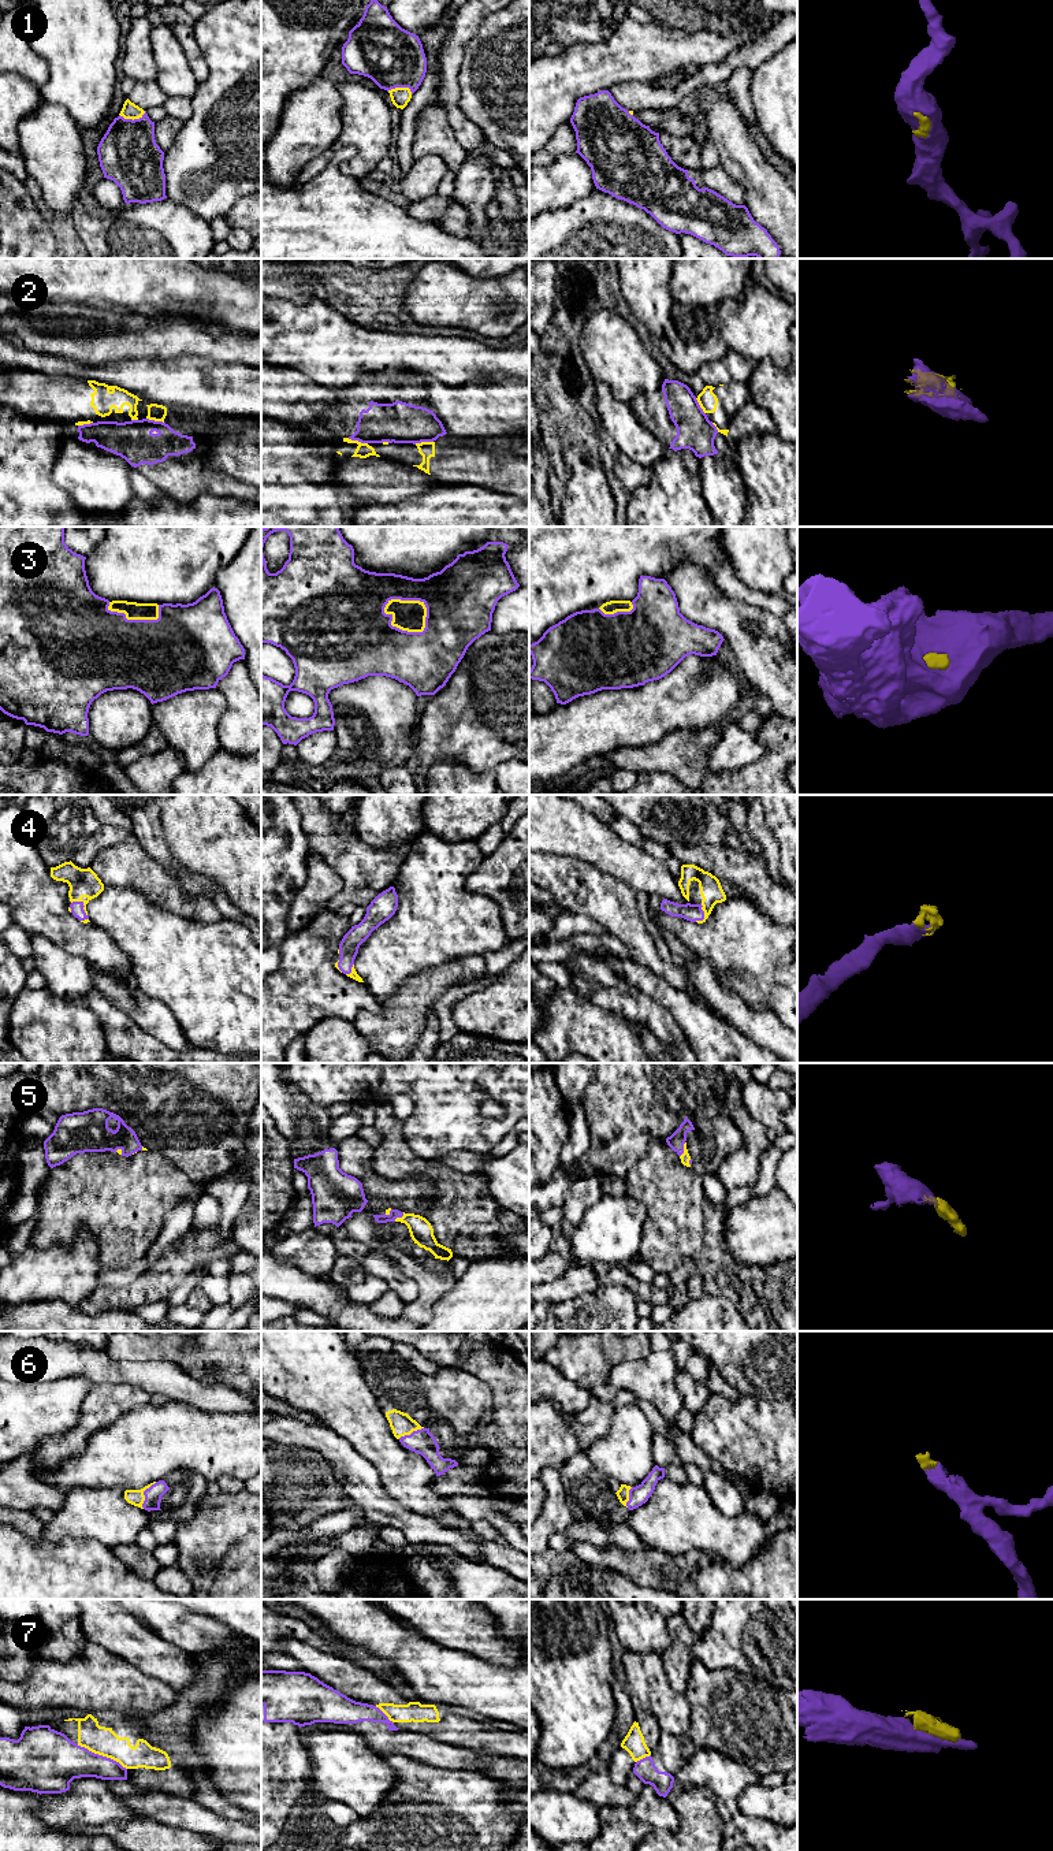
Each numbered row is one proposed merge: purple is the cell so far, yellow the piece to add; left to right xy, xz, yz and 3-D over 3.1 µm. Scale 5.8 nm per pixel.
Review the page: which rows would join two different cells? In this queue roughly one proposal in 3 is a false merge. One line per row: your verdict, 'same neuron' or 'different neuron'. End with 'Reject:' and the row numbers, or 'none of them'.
1: same neuron
2: different neuron
3: same neuron
4: same neuron
5: same neuron
6: same neuron
7: different neuron
Reject: 2, 7

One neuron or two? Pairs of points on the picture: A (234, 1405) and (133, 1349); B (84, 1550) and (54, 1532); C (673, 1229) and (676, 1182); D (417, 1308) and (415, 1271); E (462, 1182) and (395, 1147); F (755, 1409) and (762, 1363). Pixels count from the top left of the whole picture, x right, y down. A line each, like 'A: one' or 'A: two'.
A: two
B: two
C: one
D: one
E: one
F: two

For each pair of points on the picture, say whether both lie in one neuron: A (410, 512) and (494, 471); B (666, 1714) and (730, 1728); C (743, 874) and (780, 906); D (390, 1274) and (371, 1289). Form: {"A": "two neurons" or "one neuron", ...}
{"A": "two neurons", "B": "two neurons", "C": "one neuron", "D": "two neurons"}

